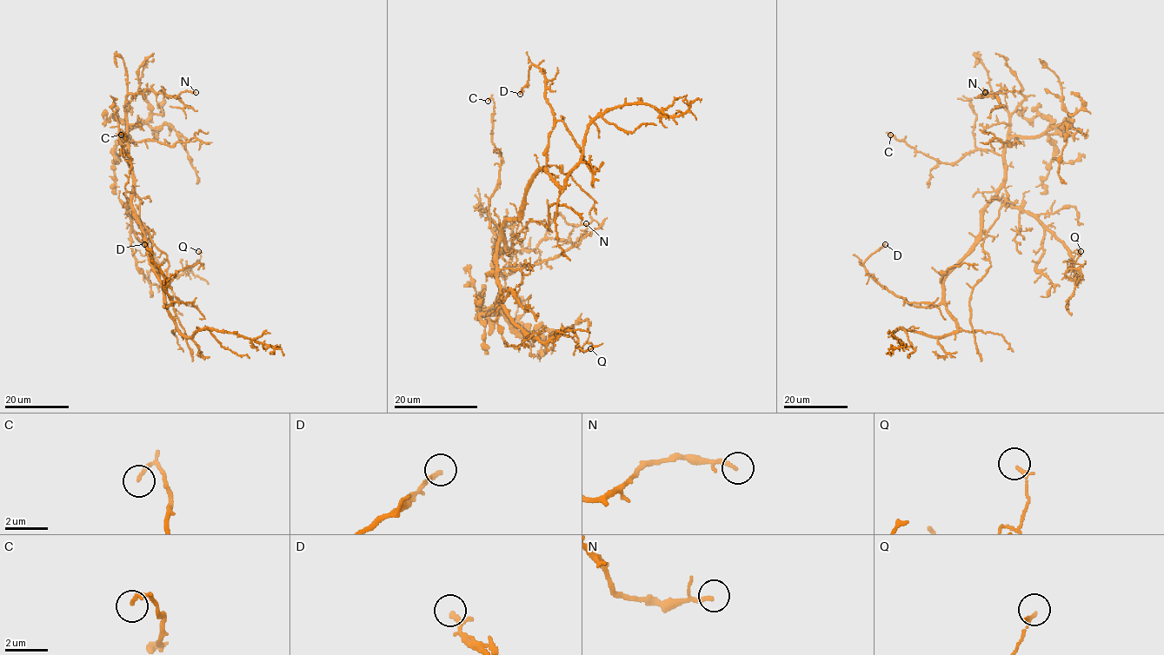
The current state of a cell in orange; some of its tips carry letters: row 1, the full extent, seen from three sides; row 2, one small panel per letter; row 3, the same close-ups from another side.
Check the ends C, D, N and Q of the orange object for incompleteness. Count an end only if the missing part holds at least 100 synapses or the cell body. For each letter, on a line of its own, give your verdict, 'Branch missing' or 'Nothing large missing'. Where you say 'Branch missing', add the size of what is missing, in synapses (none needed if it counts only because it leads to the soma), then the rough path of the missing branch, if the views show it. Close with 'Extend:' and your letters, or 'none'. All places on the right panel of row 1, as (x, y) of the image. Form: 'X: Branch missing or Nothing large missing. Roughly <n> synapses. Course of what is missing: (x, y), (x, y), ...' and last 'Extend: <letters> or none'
C: Nothing large missing
D: Nothing large missing
N: Nothing large missing
Q: Nothing large missing
Extend: none

